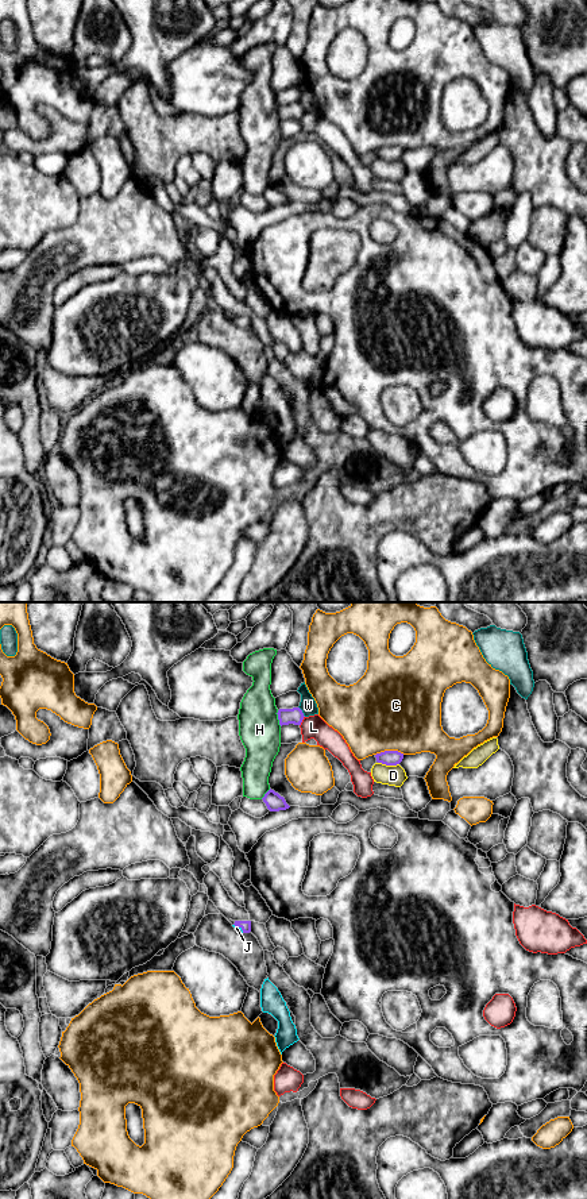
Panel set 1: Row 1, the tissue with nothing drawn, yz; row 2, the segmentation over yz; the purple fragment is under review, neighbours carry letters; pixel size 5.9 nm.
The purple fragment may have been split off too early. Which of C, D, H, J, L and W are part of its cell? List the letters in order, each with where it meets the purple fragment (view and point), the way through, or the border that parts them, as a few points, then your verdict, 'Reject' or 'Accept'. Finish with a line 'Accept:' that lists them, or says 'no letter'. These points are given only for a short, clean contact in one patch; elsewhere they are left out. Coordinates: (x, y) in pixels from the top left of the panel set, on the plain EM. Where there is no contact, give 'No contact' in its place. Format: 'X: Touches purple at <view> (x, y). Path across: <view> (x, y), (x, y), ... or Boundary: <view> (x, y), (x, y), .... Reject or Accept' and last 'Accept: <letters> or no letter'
C: Touches purple at yz (389, 146). Reject
D: Touches purple at yz (389, 160). Reject
H: Touches purple at yz (278, 114). Reject
J: Touches purple at yz (239, 322). Path across: yz (246, 320), (239, 322), (236, 323). Accept
L: Touches purple at yz (301, 116). Reject
W: Touches purple at yz (301, 107). Reject
Accept: J

